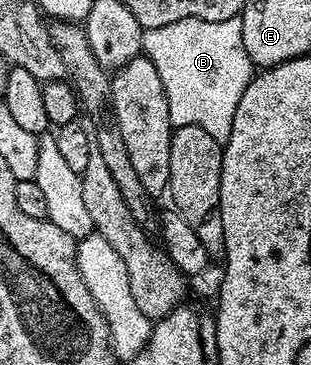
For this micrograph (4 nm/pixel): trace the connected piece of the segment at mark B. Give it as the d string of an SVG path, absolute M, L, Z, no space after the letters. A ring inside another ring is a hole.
M241 17L228 20L185 18L176 24L143 30L142 48L145 57L156 64L164 92L168 96L171 127L204 128L212 140L225 144L232 136L232 119L236 104L244 96L244 88L254 78L256 67L244 52Z

